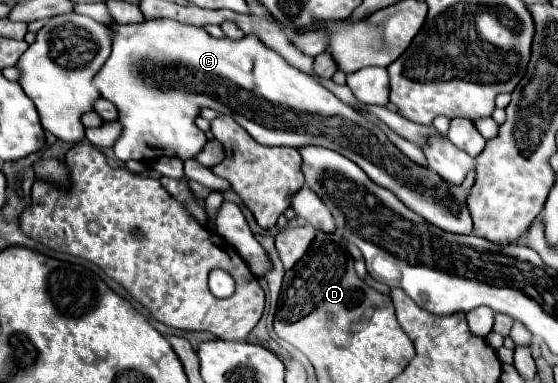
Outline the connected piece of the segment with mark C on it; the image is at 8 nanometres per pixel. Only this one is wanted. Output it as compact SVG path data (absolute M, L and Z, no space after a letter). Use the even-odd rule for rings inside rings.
M150 19L138 25L112 25L114 41L112 41L112 55L104 63L104 67L96 73L94 85L100 95L112 101L118 109L118 121L124 125L120 139L114 143L114 153L120 161L150 161L158 157L180 157L190 159L192 155L204 149L204 132L194 127L196 113L202 108L213 109L220 114L228 114L241 125L253 139L267 146L286 146L300 149L306 145L326 147L338 151L340 155L352 159L374 183L382 185L384 189L392 191L404 205L424 217L428 223L458 235L472 233L472 219L466 207L466 189L452 187L444 183L432 169L414 165L402 153L398 157L398 149L388 141L384 131L366 117L360 115L354 107L340 101L332 95L324 85L320 85L312 75L292 67L284 57L276 51L266 47L256 35L246 35L240 41L230 39L214 39L204 29L182 25L172 19ZM239 113L250 113L250 119Z

